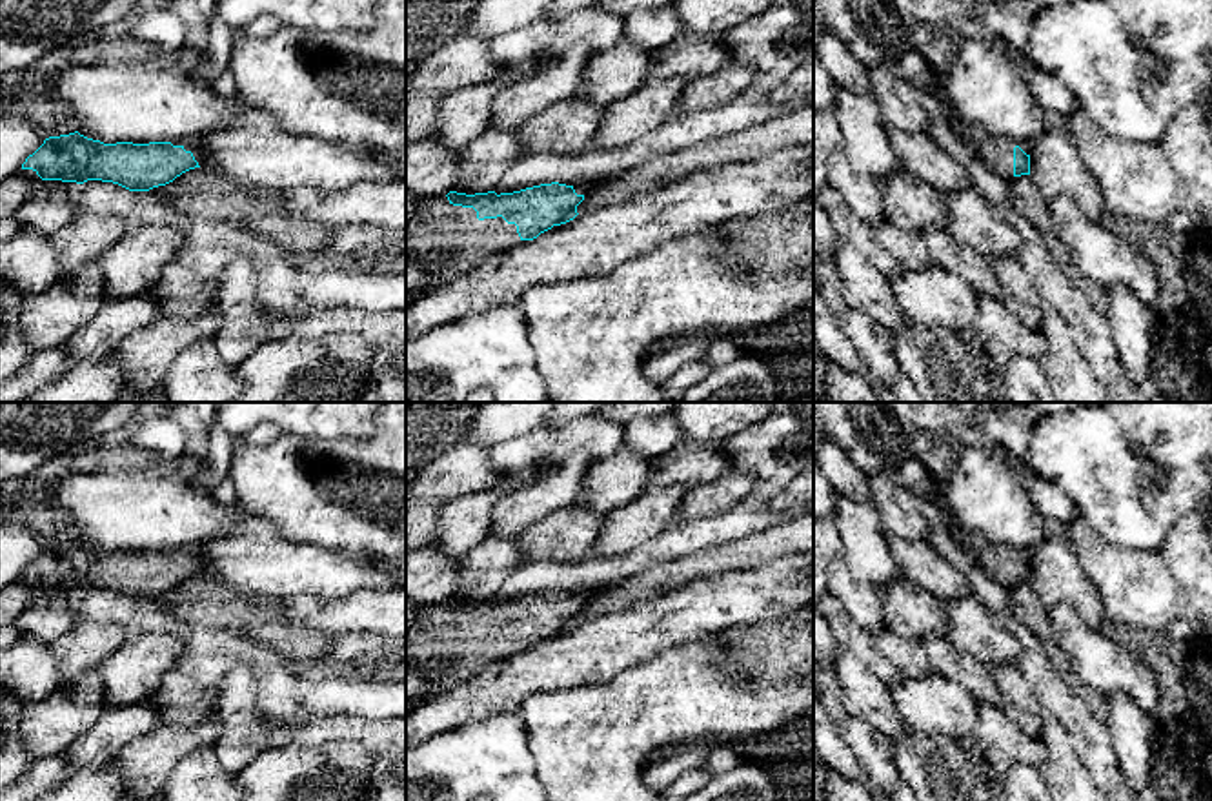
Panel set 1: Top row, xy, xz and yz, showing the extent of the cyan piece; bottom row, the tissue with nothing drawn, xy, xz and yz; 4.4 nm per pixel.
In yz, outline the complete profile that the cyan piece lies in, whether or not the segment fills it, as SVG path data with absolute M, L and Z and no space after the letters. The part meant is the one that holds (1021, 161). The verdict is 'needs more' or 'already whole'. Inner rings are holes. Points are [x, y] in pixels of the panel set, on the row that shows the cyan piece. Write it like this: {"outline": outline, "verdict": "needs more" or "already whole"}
{"outline": "M952 107L950 124L977 160L995 175L1008 182L1014 177L1030 175L1030 146L1026 142L988 133L979 124L961 118Z", "verdict": "needs more"}

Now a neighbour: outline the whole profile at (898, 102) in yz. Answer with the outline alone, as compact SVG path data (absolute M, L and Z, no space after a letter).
M875 64L868 67L872 96L886 126L906 133L928 133L930 118L923 109L917 93L892 64Z

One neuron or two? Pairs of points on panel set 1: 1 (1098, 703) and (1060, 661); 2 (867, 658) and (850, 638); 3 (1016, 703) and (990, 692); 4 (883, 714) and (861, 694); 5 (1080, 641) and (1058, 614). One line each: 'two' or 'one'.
1: one
2: one
3: two
4: one
5: one

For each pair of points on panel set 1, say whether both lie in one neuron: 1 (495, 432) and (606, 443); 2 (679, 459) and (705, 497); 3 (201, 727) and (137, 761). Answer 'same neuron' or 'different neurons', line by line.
1: different neurons
2: different neurons
3: same neuron

